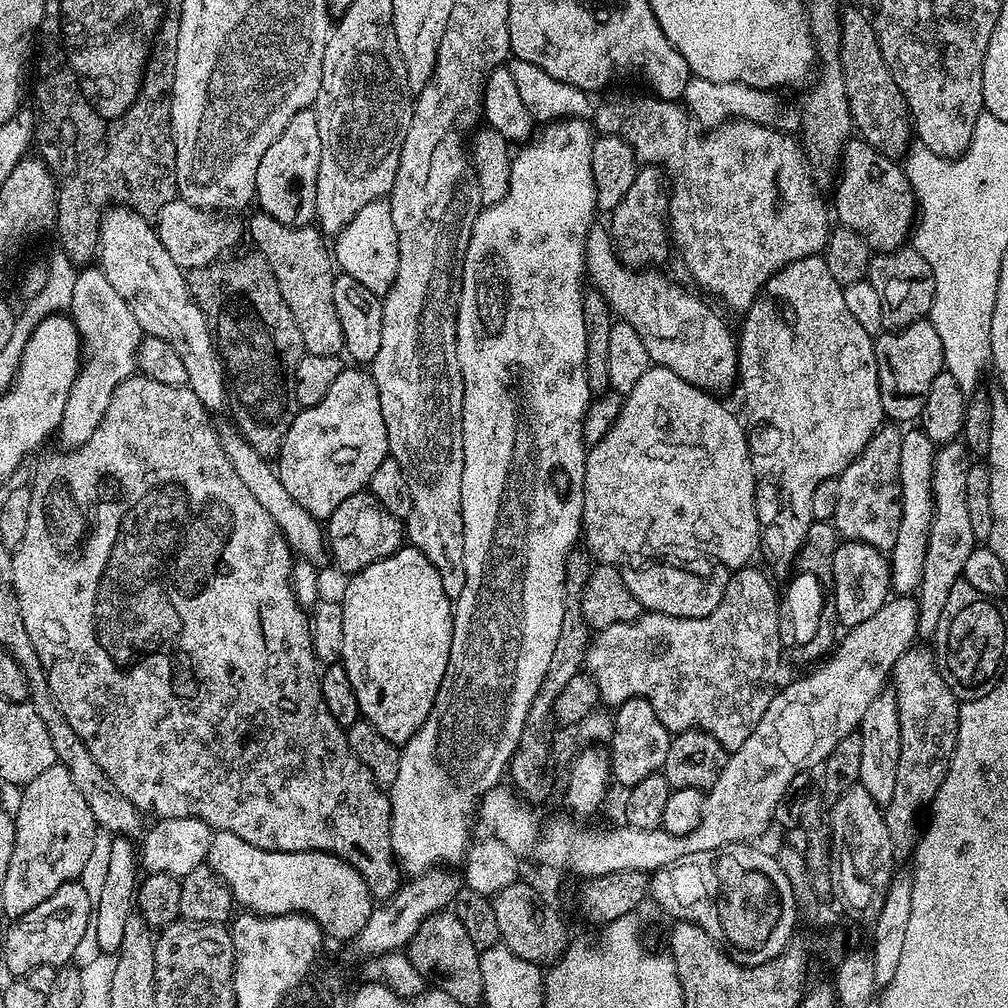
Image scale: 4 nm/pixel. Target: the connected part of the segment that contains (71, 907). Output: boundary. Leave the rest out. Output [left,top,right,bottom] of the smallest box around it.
[4,882,94,978]

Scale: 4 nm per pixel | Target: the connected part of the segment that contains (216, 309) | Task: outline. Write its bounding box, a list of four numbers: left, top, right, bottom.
[187,255,305,457]

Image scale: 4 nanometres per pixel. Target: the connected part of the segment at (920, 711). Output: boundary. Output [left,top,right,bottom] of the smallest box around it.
[883,647,961,857]

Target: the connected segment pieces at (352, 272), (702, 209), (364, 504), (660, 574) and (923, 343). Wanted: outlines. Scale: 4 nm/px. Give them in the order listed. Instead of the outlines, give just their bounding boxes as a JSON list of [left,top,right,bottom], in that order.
[[334,198,398,294],[594,94,830,314],[326,490,406,574],[623,562,724,618],[875,319,945,422]]

